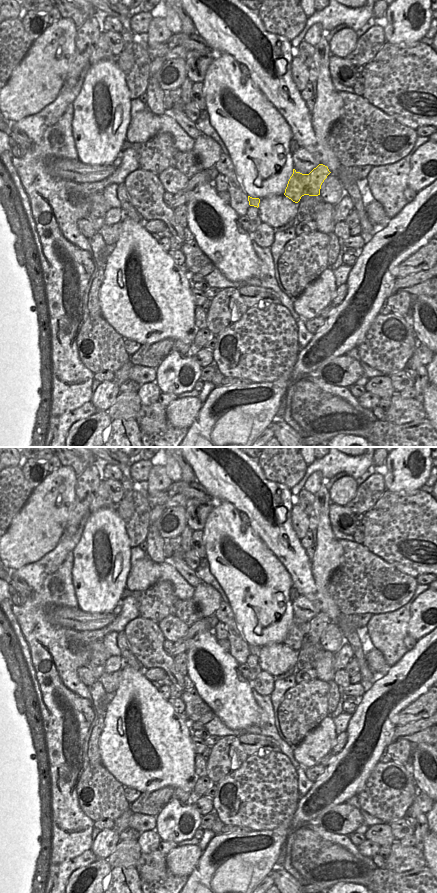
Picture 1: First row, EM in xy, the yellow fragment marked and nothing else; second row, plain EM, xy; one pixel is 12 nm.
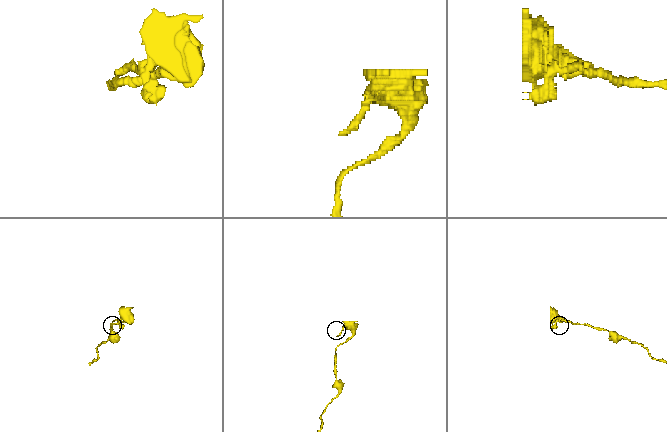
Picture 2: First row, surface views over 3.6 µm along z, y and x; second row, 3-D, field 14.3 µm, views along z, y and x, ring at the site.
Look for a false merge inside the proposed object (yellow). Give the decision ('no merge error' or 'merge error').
merge error

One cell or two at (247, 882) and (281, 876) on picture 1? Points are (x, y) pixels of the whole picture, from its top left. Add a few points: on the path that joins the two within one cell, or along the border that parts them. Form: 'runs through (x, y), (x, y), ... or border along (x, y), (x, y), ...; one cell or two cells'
border along (276, 867), (271, 871); two cells

